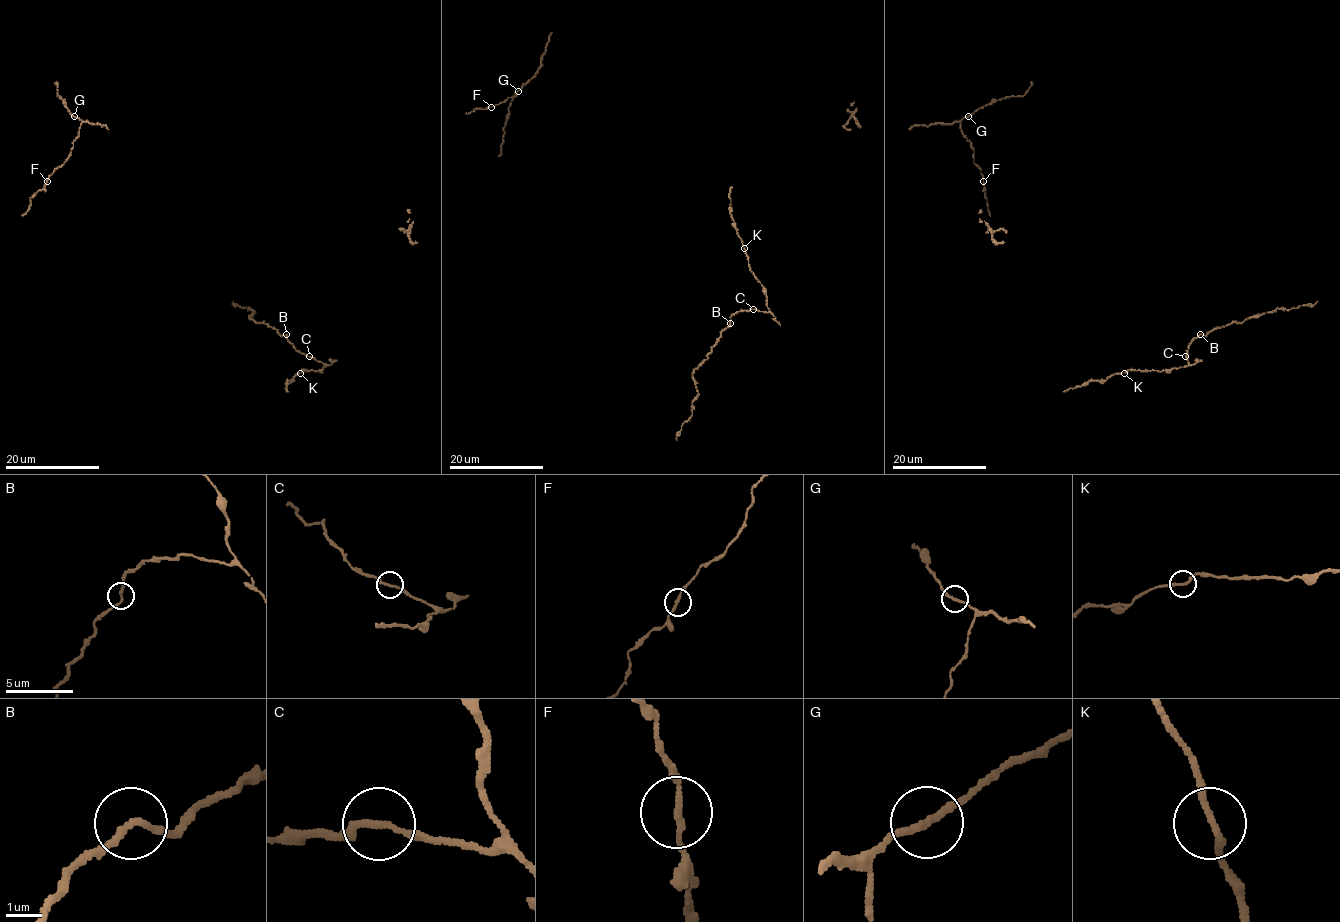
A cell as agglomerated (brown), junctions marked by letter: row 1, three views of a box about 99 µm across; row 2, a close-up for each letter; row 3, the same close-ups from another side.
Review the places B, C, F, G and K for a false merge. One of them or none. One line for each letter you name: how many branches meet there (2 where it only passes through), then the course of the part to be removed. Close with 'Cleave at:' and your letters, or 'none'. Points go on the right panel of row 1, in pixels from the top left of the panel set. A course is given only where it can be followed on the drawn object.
Cleave at: none

